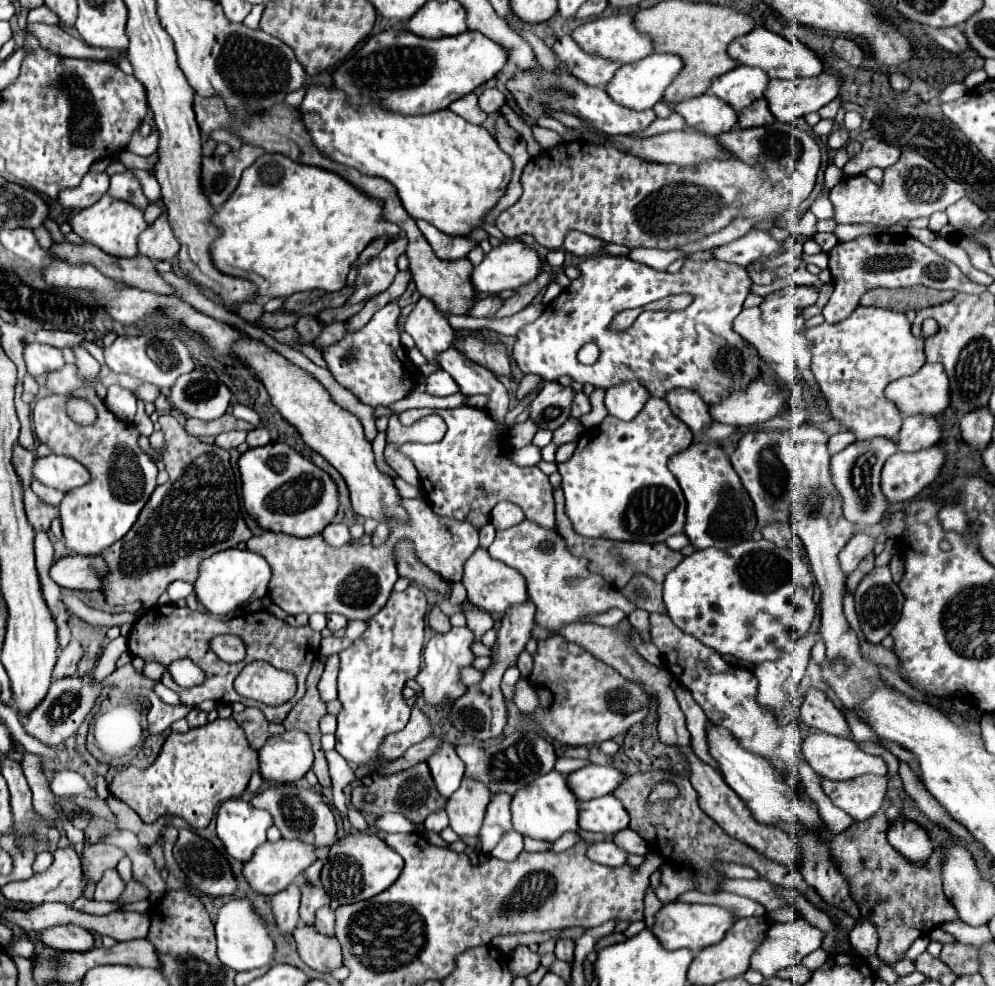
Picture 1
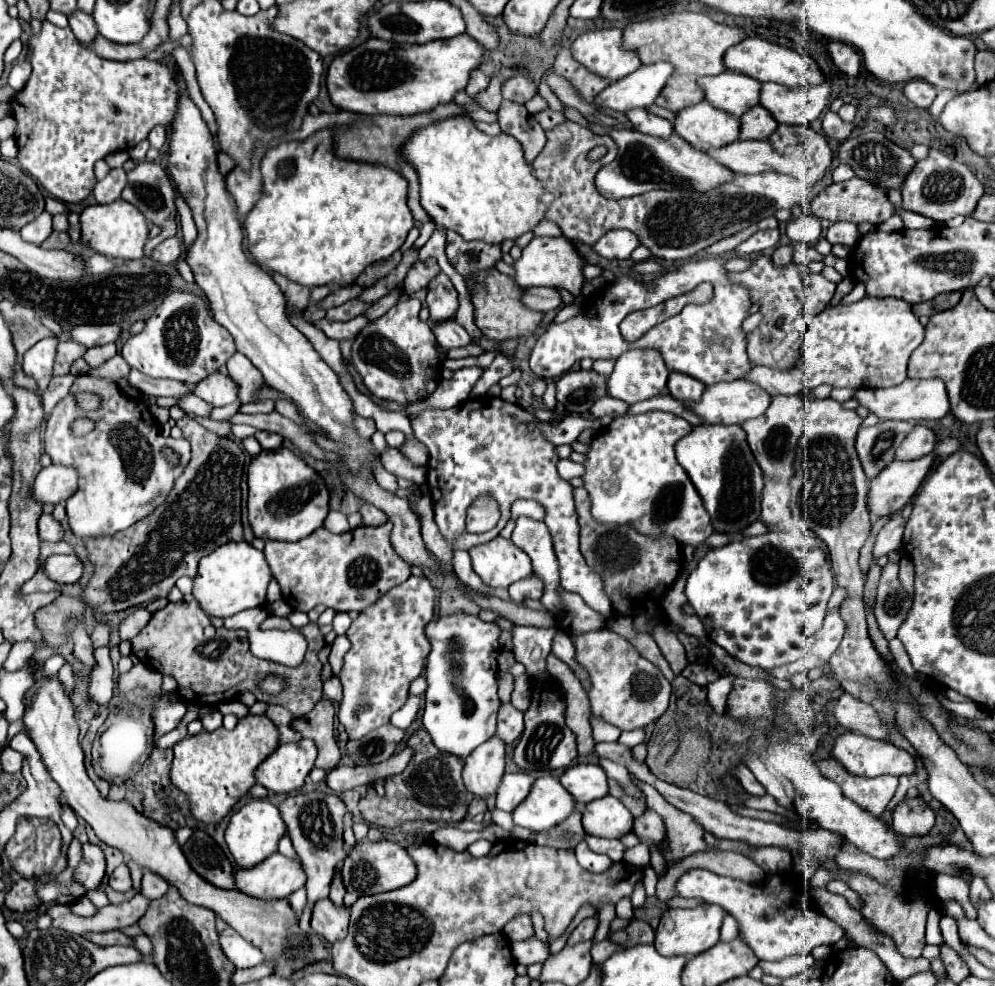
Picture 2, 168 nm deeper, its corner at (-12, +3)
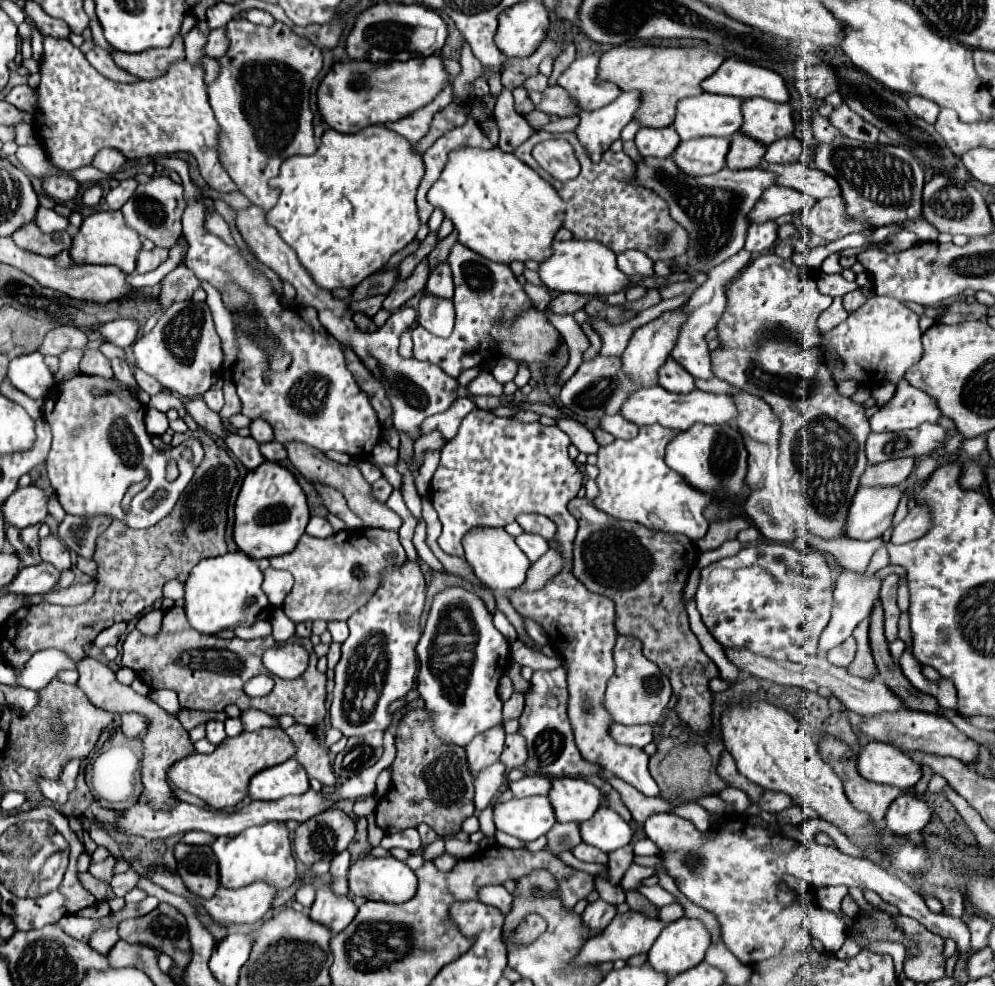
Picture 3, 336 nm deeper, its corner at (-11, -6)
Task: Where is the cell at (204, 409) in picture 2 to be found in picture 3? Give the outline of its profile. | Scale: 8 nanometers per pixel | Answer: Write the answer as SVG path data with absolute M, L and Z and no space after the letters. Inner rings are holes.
M225 381L222 391L225 402L224 408L220 410L220 416L222 416L222 420L224 420L224 422L228 422L228 418L230 418L230 416L240 414L240 410L242 410L242 408L240 408L240 406L242 406L242 402L240 402L240 398L238 398L236 387L233 382Z

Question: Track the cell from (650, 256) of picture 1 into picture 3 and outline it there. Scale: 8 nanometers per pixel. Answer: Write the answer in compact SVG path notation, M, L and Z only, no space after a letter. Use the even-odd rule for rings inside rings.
M762 222L758 226L748 226L746 250L764 252L772 248L774 242L776 242L776 222Z

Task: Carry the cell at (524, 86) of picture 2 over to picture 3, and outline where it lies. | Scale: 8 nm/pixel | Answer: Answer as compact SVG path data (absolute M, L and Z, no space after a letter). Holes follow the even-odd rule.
M544 74L532 76L532 78L526 80L524 88L526 88L526 90L546 90L546 88L548 88L548 76L544 76Z

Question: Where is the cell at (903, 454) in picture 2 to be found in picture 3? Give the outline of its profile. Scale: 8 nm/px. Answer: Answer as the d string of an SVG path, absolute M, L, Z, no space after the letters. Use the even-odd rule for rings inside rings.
M898 458L866 466L860 478L860 486L896 486L910 476L912 468L914 468L914 458Z

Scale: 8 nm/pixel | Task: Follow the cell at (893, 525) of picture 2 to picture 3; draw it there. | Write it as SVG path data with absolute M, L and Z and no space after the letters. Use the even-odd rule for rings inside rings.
M916 504L908 512L908 516L894 528L894 534L892 534L890 542L894 542L894 544L912 542L912 540L920 538L922 534L926 534L930 526L932 526L930 508L926 504Z

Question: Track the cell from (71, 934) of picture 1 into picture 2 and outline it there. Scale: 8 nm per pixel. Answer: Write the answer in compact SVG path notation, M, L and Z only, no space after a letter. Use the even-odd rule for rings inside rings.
M101 931L101 933L83 933L91 943L99 945L131 945L131 937L125 937L121 931Z

